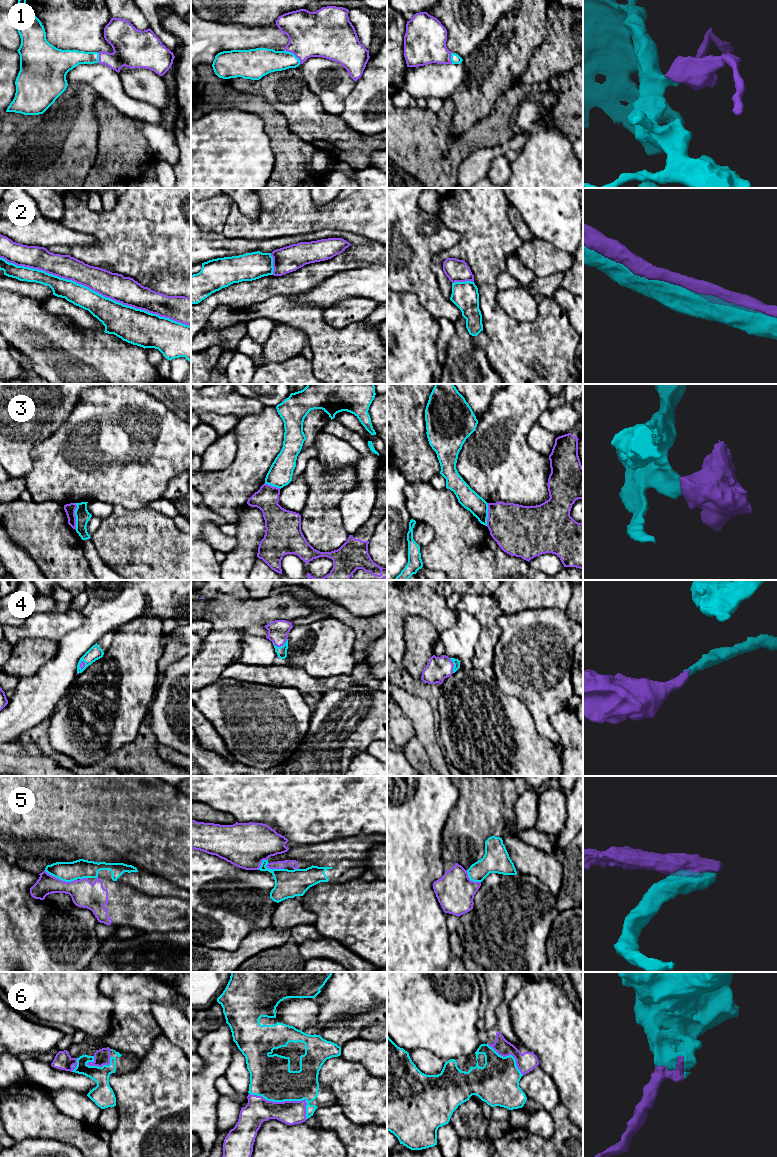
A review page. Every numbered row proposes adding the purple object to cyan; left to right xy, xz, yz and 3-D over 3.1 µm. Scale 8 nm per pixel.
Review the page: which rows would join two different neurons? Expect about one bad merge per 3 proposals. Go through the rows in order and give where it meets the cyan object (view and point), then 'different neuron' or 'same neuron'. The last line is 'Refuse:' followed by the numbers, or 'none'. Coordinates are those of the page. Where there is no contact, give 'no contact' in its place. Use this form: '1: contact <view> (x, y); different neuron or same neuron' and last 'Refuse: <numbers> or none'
1: contact xz (293, 54); same neuron
2: contact xy (94, 291); same neuron
3: contact xy (75, 515); different neuron
4: contact xz (281, 646); same neuron
5: contact xy (60, 879); different neuron
6: contact xz (287, 1100); same neuron
Refuse: 3, 5

